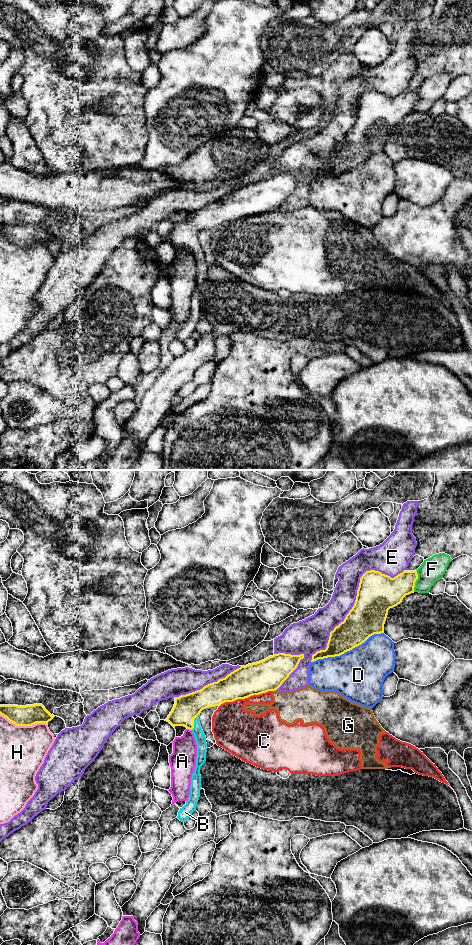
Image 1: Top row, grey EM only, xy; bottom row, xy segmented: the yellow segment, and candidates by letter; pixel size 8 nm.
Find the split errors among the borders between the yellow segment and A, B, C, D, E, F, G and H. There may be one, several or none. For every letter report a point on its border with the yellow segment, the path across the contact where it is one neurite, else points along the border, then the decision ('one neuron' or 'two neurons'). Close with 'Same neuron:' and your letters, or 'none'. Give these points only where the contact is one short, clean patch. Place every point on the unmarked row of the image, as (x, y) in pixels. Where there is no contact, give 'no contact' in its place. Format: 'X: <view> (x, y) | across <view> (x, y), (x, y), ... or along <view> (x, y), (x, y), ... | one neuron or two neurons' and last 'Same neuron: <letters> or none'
A: xy (189, 249) | along xy (187, 248), (190, 250) | two neurons
B: xy (193, 243) | one neuron
C: xy (246, 217) | two neurons
D: xy (347, 170) | two neurons
E: xy (355, 120) | two neurons
F: xy (415, 101) | two neurons
G: xy (275, 209) | two neurons
H: xy (24, 245) | two neurons
Same neuron: B

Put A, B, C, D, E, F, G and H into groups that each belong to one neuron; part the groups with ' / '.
A / B / C G / D F / E / H

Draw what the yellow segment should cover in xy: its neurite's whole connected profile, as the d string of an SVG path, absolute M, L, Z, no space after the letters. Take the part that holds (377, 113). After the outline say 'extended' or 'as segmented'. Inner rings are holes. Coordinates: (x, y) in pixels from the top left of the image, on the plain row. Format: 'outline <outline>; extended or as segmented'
outline M404 90L394 98L382 94L379 91L366 91L360 98L354 126L346 135L344 141L330 152L326 169L317 171L313 174L311 182L318 179L340 176L361 165L370 156L384 153L384 144L388 135L388 130L400 124L406 115L414 113L417 99L418 94L416 90Z; as segmented

